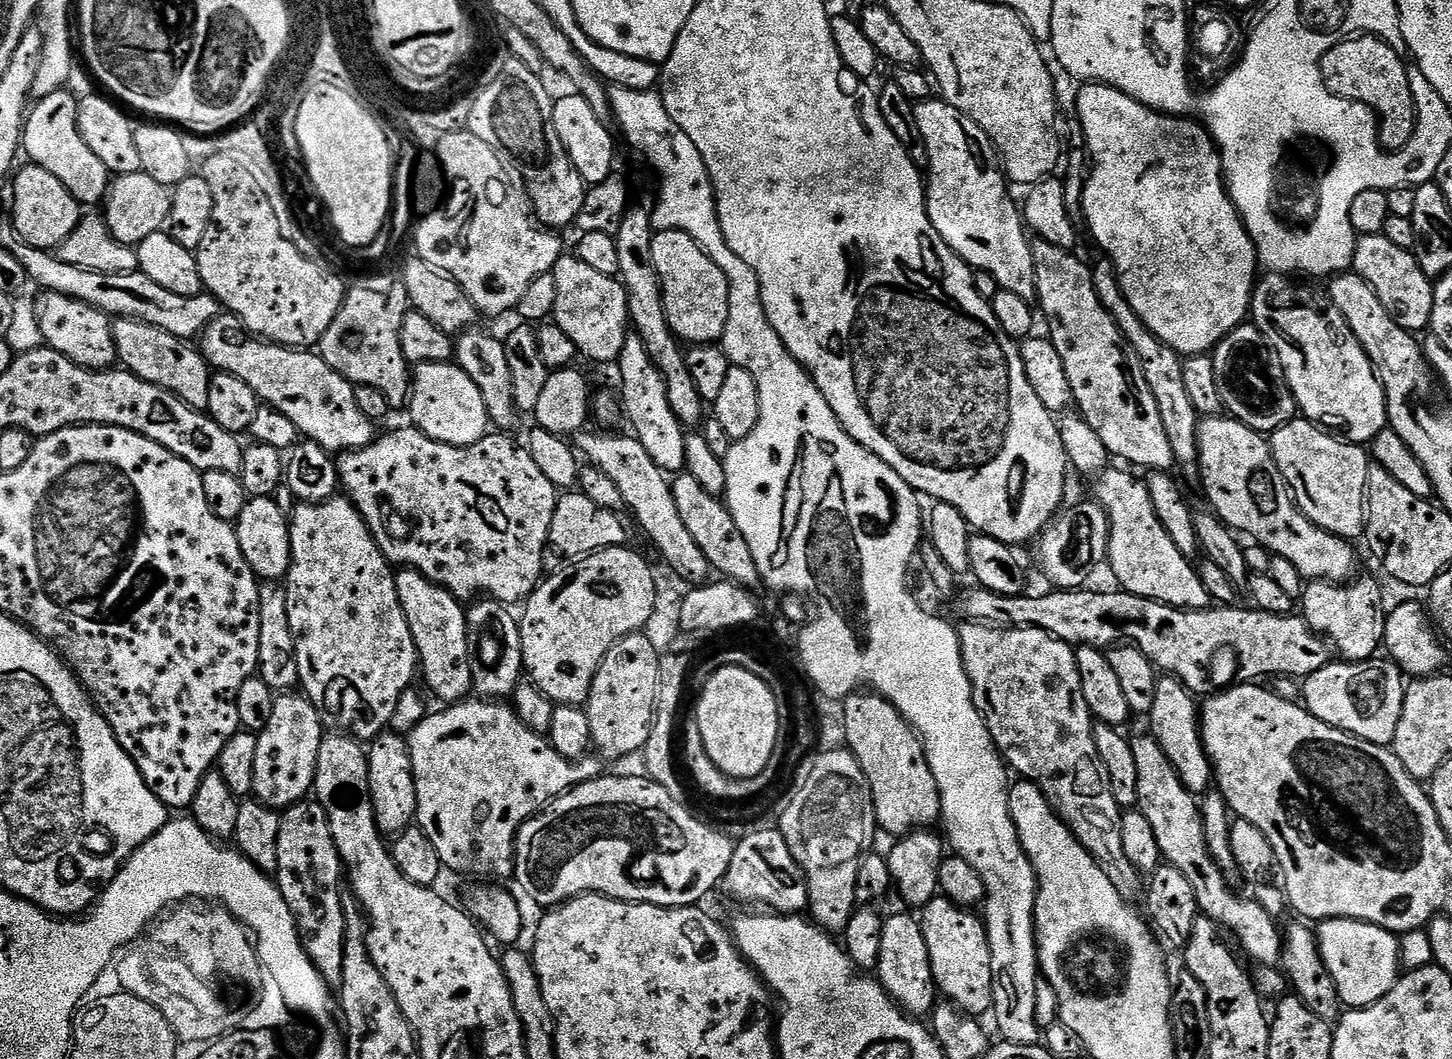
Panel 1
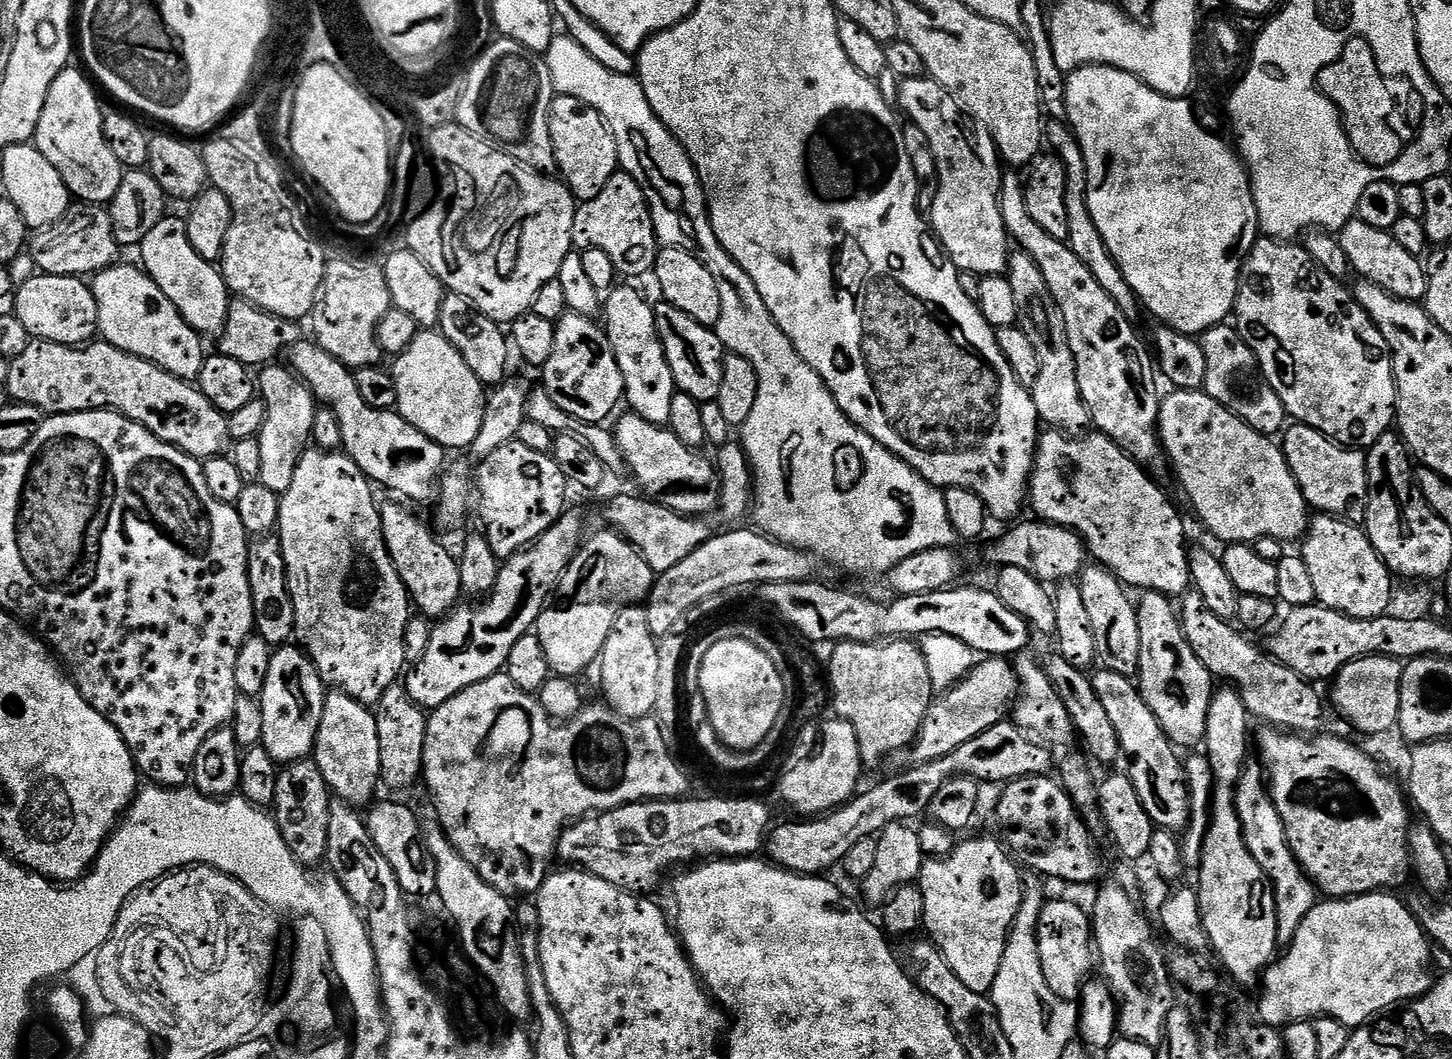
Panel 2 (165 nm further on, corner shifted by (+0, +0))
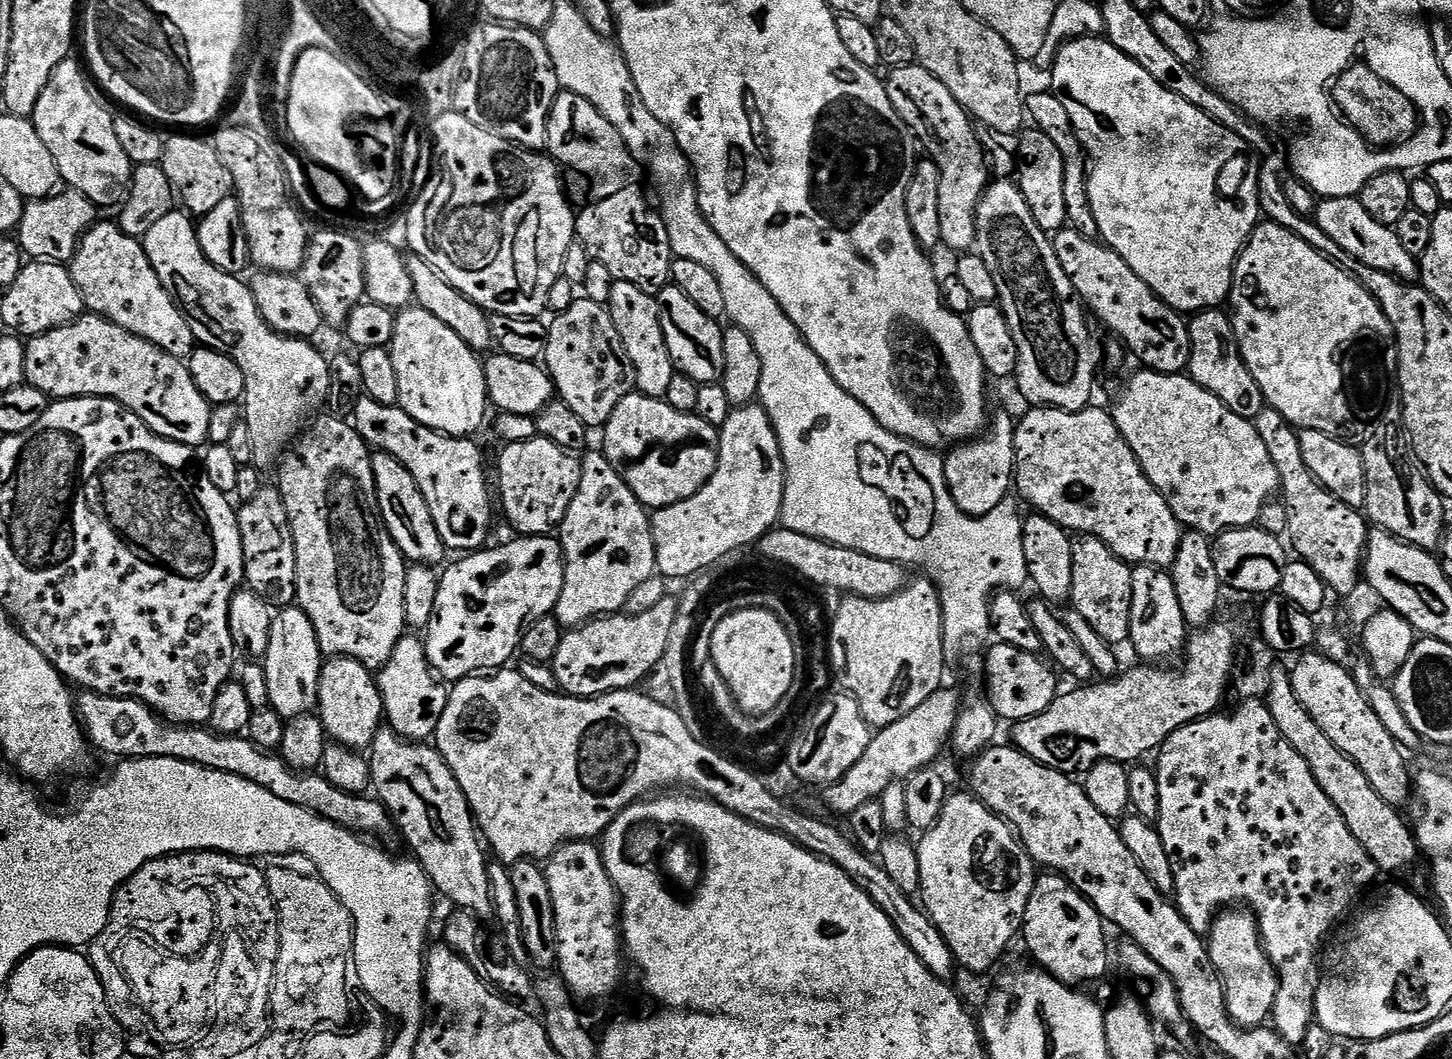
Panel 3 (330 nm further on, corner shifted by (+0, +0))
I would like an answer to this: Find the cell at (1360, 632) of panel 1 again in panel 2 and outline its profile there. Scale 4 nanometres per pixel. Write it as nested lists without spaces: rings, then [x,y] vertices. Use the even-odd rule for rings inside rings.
[[[1313,515],[1300,546],[1298,554],[1310,570],[1317,604],[1352,619],[1376,619],[1387,613],[1394,576],[1359,523],[1351,524],[1348,518],[1339,516]]]

